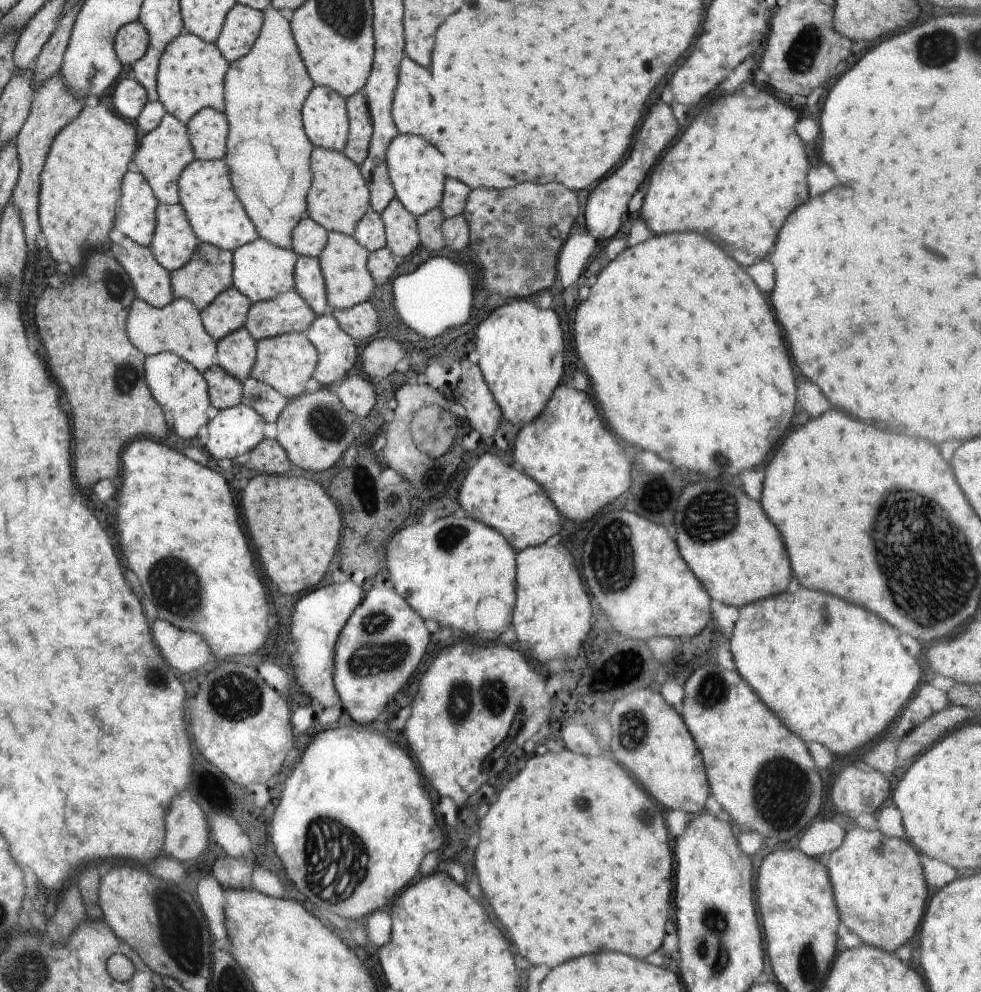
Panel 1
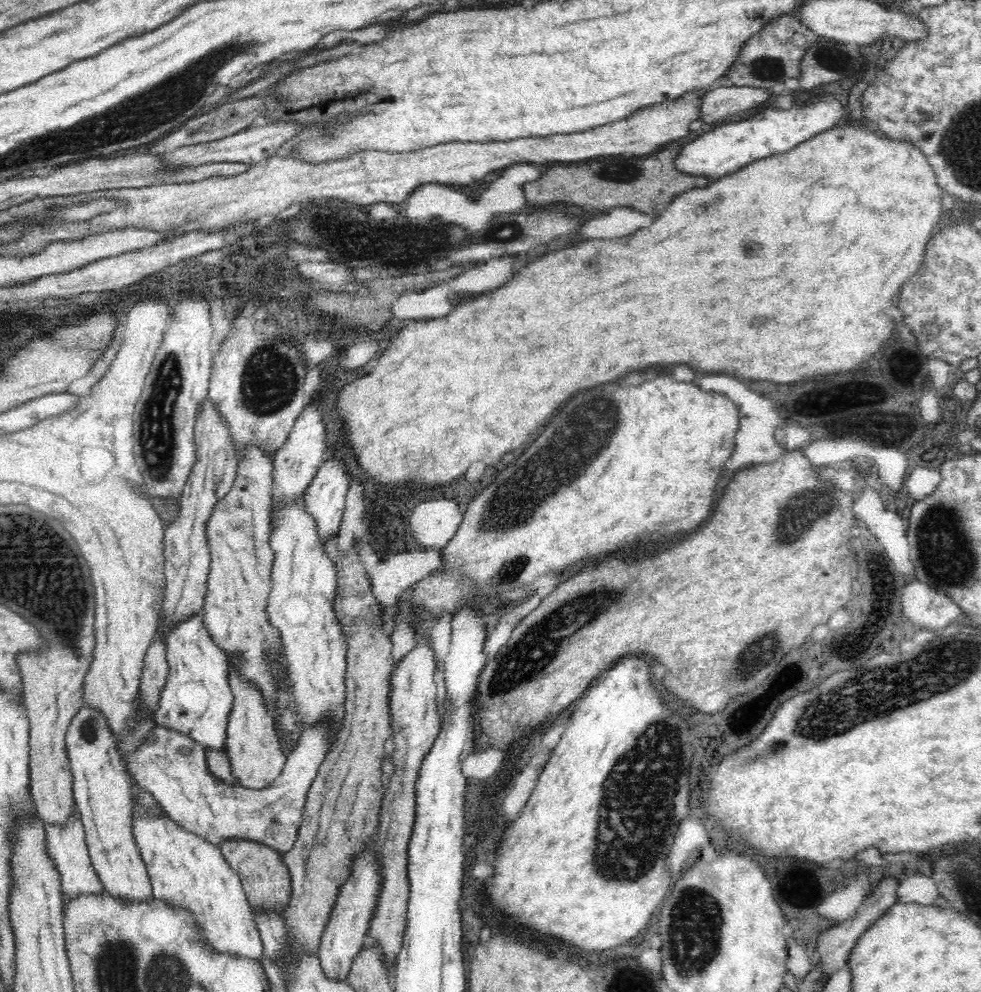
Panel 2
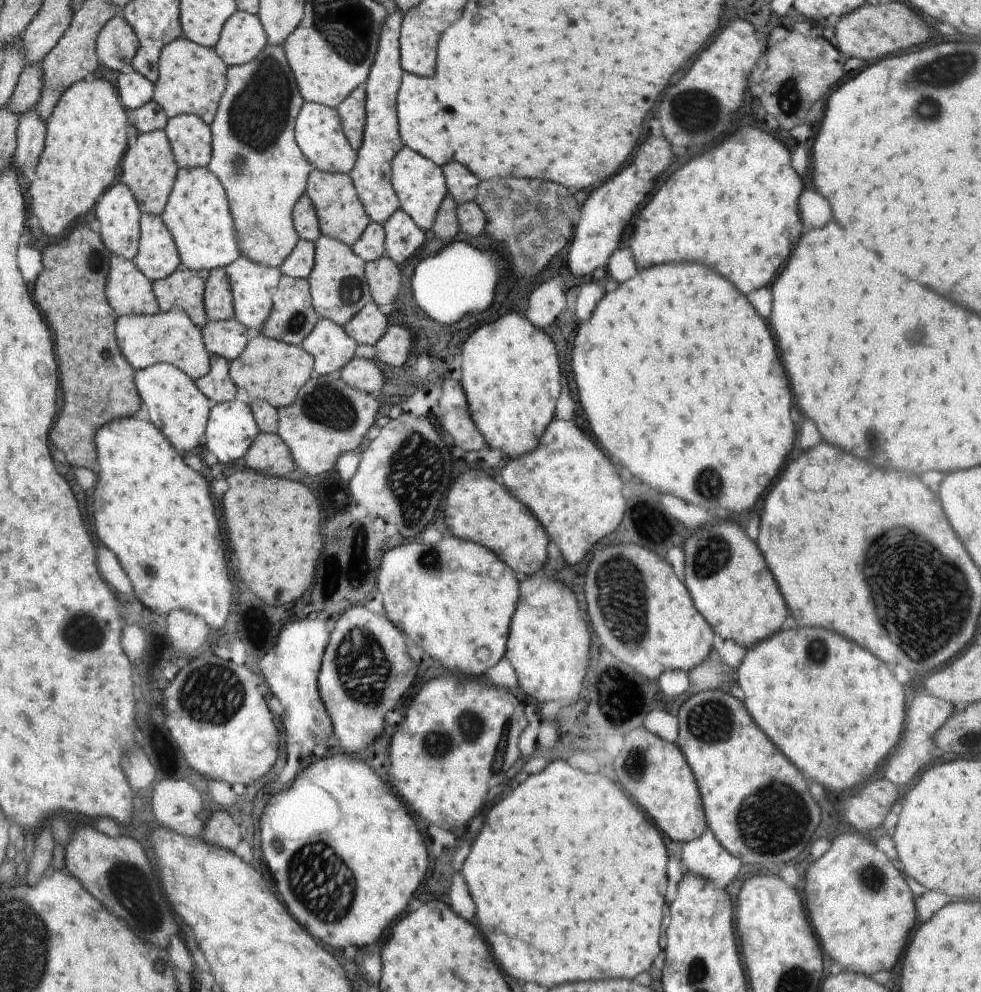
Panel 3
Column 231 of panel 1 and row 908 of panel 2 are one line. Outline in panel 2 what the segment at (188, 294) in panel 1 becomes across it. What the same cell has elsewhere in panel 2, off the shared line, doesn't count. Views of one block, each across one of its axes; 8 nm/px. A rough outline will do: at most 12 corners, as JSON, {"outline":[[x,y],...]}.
{"outline":[[251,840],[220,849],[253,911],[282,912],[292,885],[281,853]]}

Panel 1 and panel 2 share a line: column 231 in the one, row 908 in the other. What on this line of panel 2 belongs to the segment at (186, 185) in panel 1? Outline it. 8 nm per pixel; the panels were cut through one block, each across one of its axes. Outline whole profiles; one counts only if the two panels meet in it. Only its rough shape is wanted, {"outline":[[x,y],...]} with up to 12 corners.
{"outline":[[135,801],[153,898],[191,910],[199,942],[261,960],[221,849]]}

